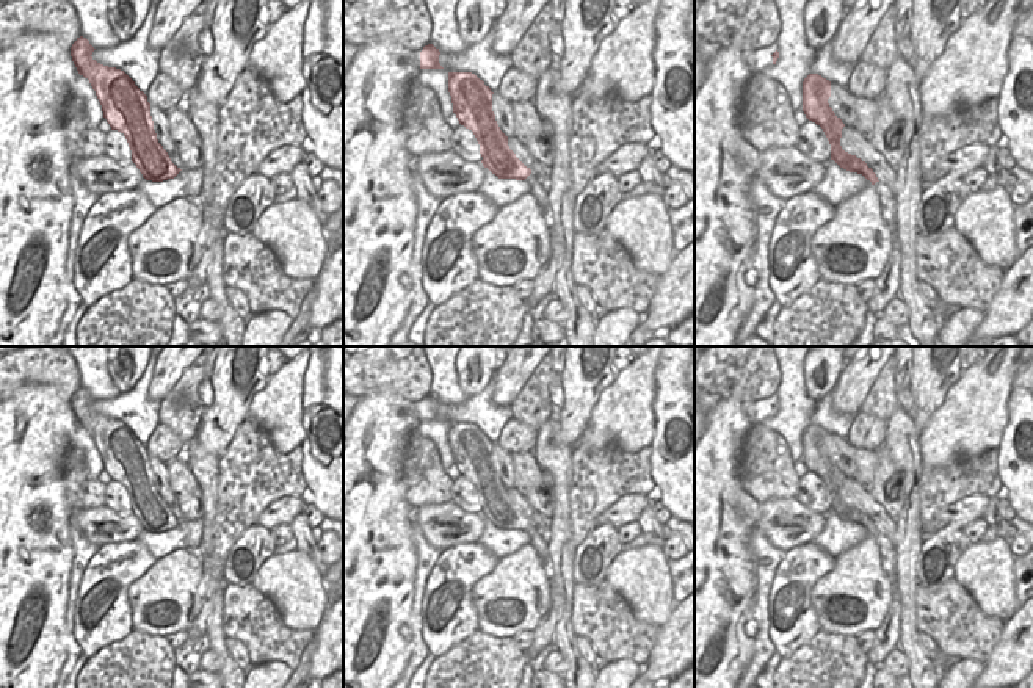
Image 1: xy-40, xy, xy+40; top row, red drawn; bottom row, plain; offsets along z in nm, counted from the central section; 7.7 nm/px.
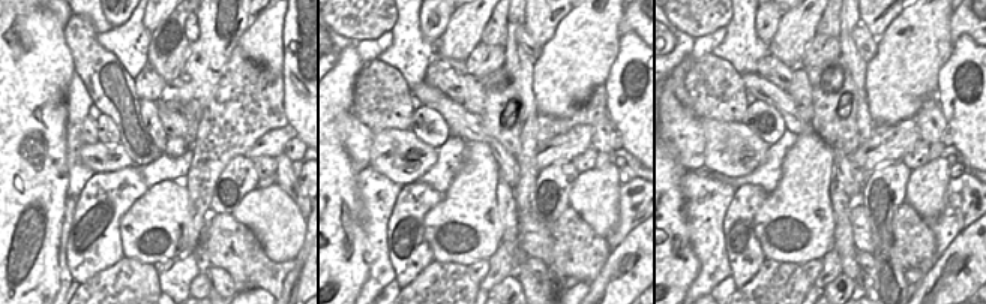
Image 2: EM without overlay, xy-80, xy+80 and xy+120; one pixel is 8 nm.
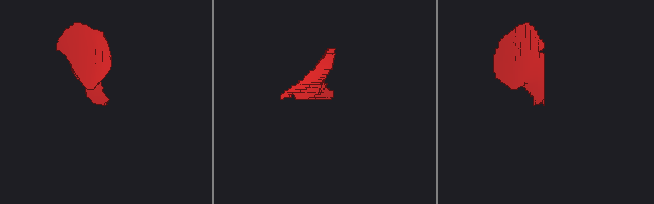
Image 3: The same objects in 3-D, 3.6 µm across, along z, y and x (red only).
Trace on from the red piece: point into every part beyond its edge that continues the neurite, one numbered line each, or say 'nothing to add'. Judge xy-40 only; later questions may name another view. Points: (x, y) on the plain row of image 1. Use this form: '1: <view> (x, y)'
nothing to add

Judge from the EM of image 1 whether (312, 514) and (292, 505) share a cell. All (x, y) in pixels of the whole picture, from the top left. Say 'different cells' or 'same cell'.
different cells

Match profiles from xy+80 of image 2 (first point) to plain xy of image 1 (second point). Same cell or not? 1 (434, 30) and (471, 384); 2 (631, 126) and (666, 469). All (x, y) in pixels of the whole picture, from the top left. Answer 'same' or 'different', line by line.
1: same
2: same

